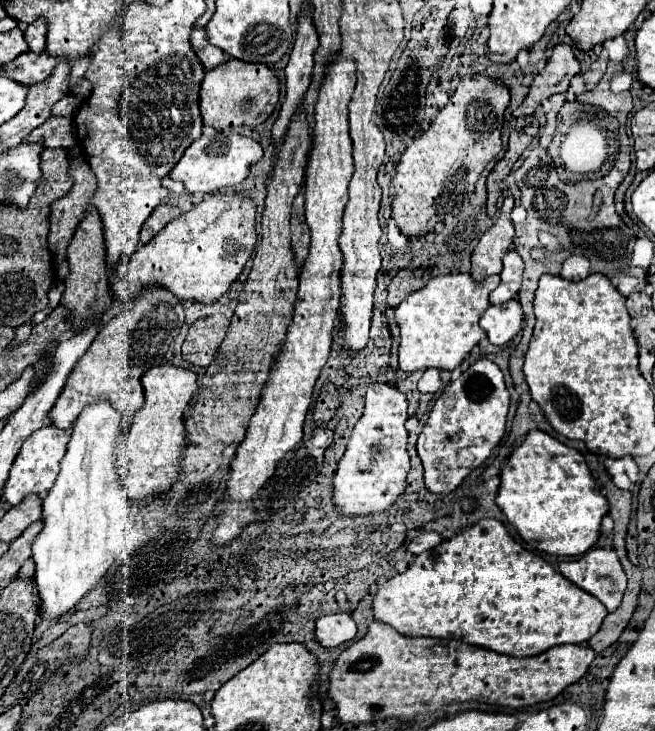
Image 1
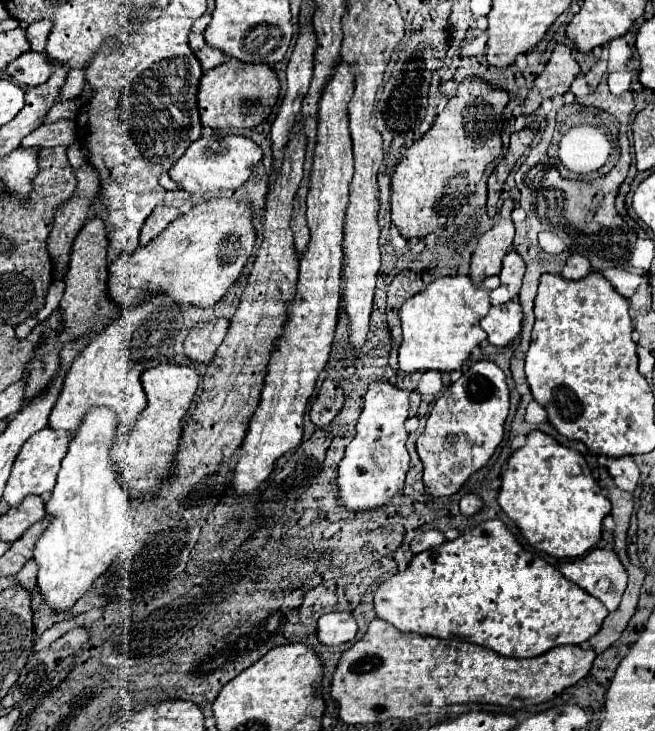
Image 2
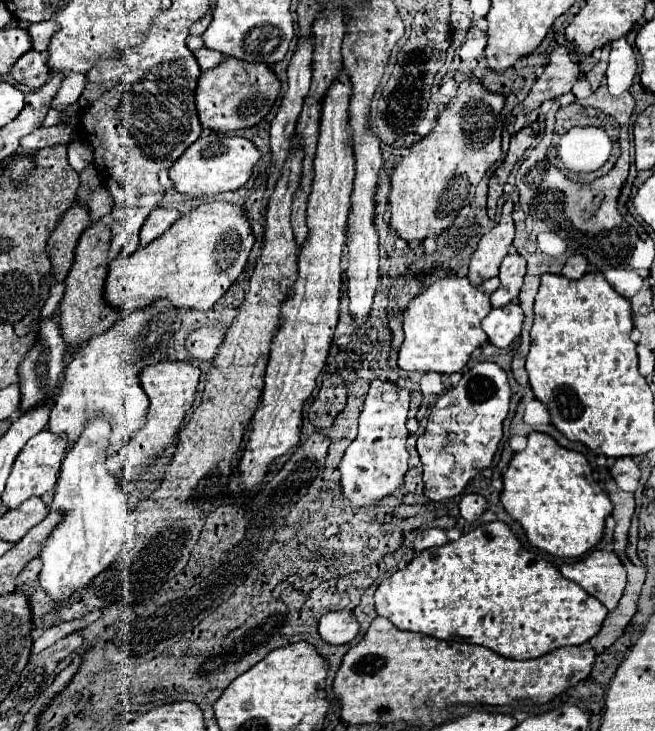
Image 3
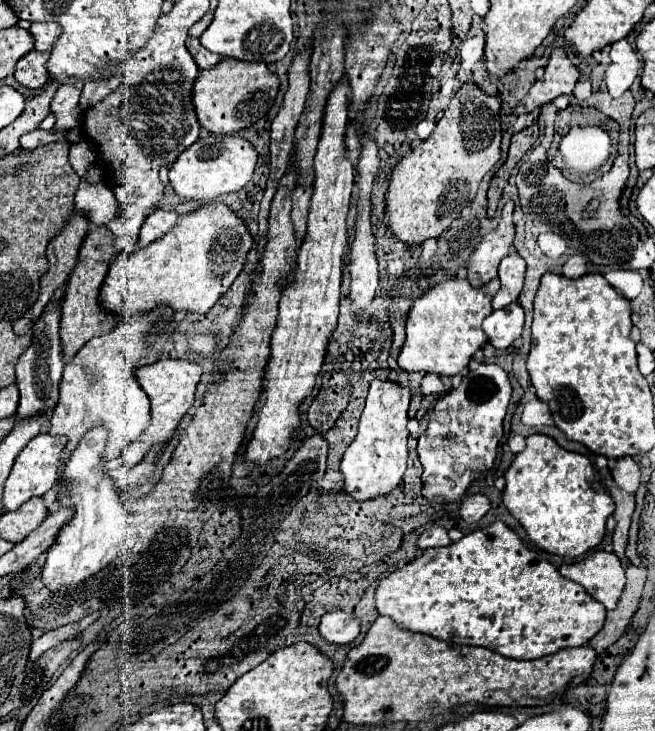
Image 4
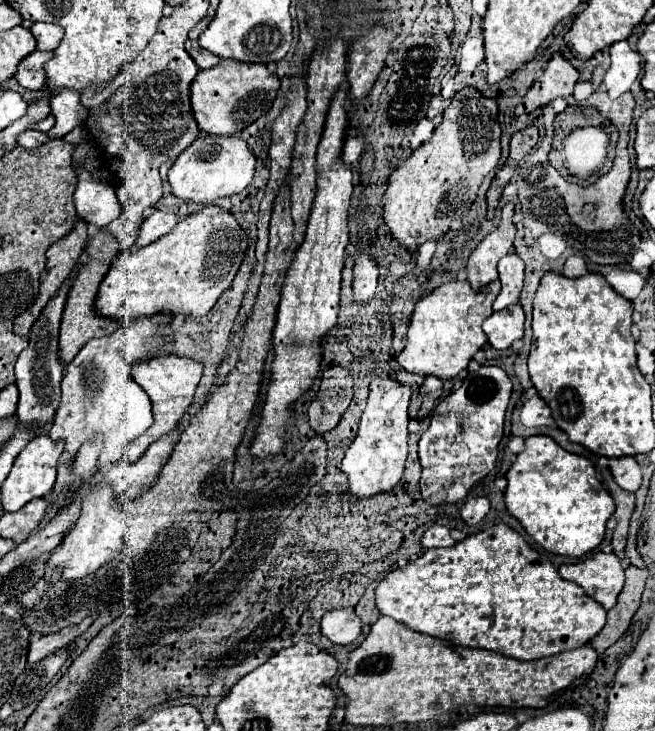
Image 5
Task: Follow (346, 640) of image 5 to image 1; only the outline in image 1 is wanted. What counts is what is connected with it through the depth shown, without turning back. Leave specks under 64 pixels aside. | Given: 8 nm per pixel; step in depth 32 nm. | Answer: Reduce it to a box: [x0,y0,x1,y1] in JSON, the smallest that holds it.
[316,612,356,648]

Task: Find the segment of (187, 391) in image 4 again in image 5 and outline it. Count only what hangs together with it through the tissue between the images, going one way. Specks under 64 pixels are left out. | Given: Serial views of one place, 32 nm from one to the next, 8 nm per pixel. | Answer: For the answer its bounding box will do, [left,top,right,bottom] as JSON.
[126,354,202,462]

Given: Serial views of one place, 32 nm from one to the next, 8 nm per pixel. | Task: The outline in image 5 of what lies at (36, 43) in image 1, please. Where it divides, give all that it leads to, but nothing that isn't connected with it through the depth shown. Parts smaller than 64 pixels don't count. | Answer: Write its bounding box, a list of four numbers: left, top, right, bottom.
[30,24,64,50]

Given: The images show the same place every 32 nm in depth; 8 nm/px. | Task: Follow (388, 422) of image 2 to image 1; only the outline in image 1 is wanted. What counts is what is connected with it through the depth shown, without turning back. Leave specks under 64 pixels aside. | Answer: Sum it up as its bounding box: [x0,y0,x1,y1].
[334,384,410,516]

